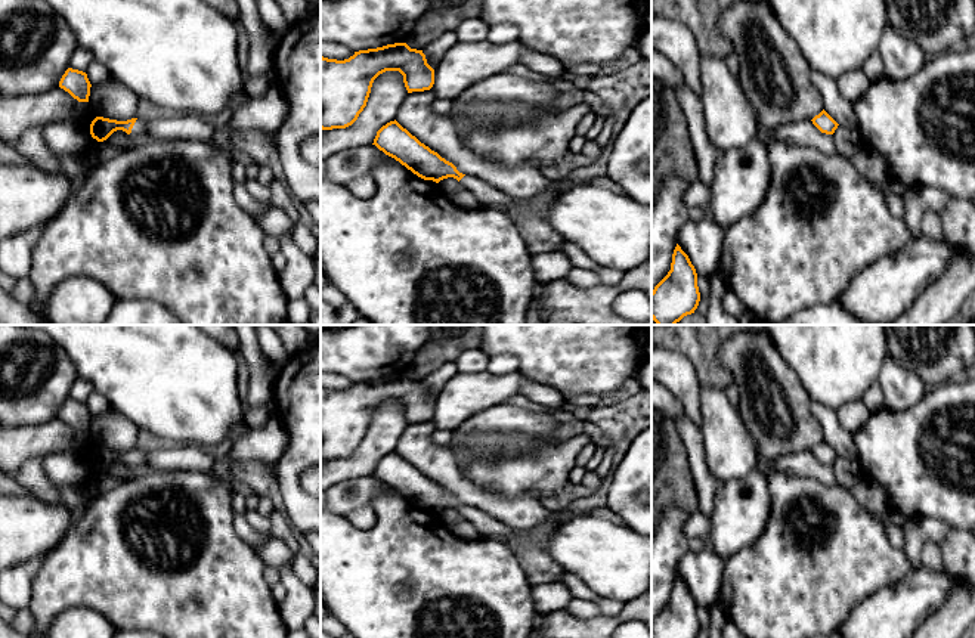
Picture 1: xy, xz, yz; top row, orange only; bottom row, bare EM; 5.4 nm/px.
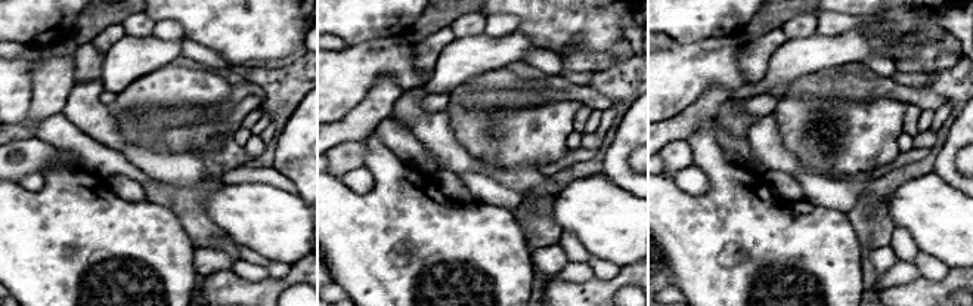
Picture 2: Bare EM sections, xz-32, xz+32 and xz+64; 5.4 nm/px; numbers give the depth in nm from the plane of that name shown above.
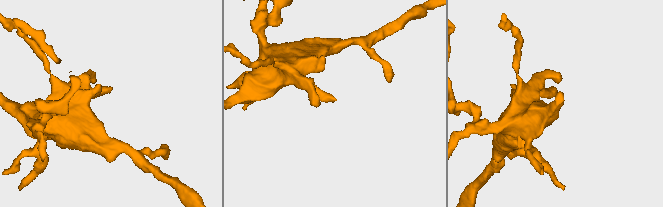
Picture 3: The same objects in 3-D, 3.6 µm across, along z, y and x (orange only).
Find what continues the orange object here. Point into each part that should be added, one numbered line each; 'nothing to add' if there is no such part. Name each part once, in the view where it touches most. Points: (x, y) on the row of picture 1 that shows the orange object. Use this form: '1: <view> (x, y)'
1: xy (139, 129)

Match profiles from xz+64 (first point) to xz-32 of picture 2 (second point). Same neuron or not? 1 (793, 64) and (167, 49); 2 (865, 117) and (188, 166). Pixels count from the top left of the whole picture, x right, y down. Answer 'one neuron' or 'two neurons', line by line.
1: one neuron
2: two neurons

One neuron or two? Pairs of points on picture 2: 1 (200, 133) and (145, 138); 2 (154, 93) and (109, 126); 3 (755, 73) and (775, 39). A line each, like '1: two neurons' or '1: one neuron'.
1: one neuron
2: two neurons
3: one neuron

